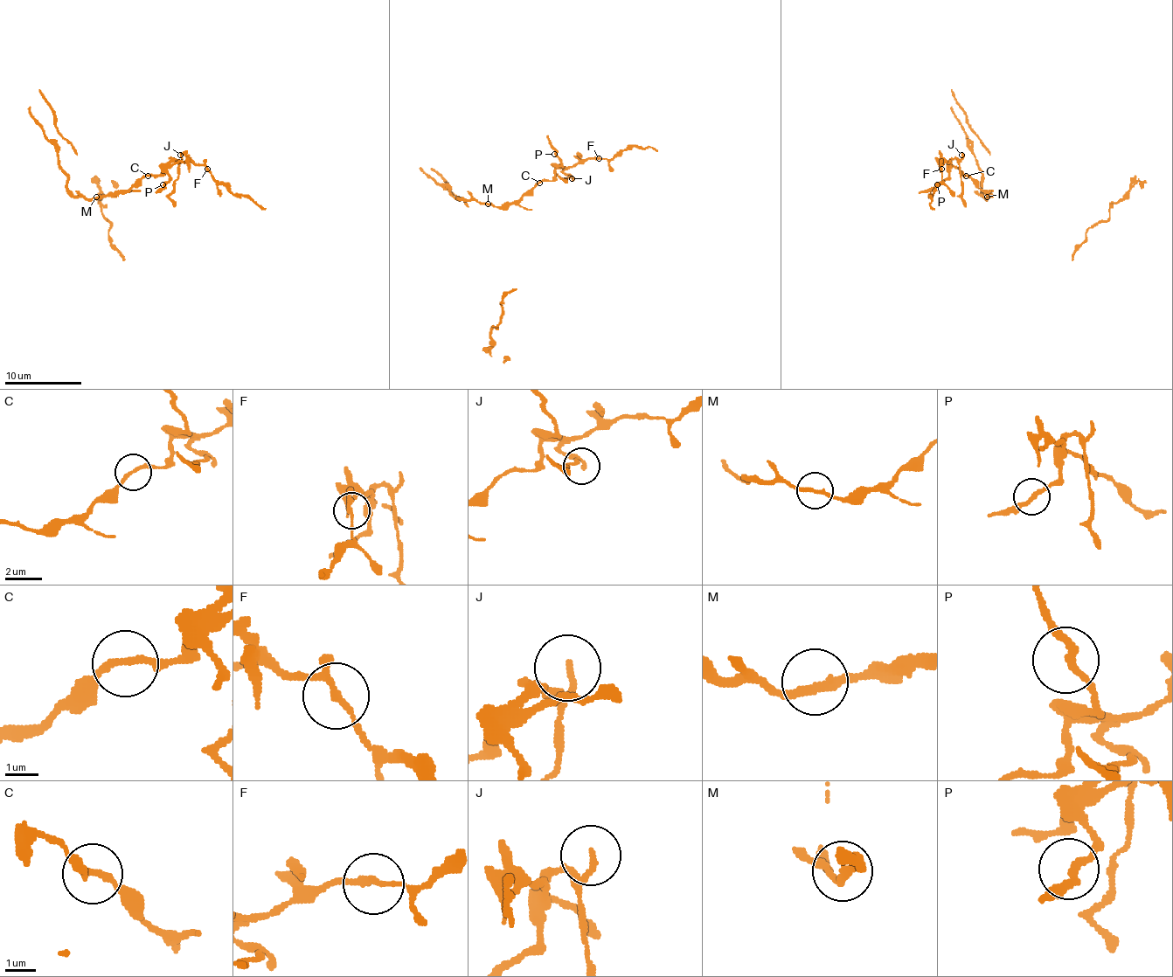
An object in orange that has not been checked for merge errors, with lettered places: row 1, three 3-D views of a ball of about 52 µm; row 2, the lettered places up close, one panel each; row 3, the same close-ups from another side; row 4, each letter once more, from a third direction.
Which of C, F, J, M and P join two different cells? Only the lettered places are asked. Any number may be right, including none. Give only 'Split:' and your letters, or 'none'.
Split: none

